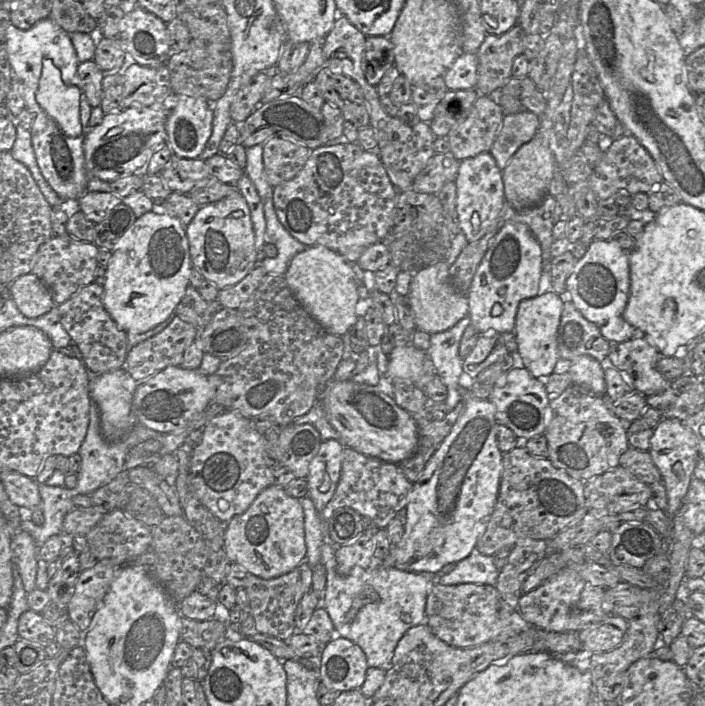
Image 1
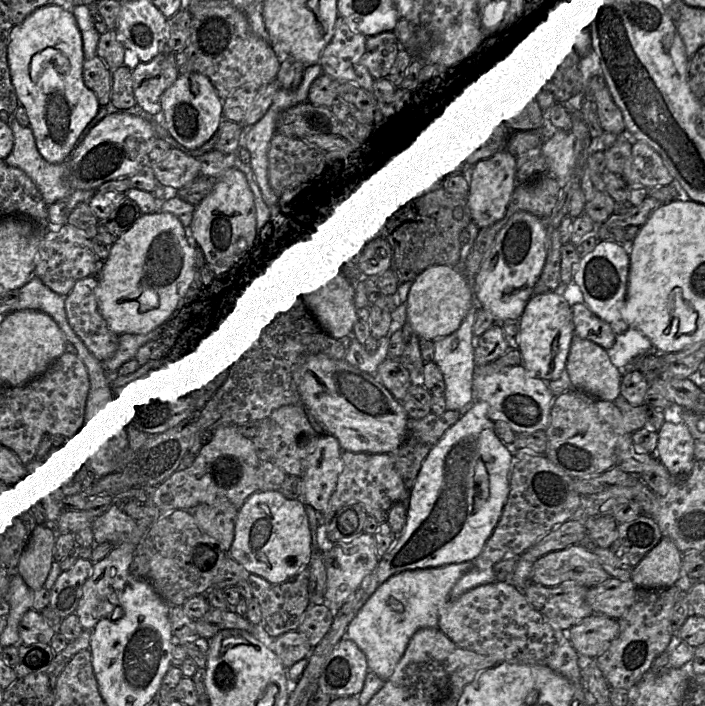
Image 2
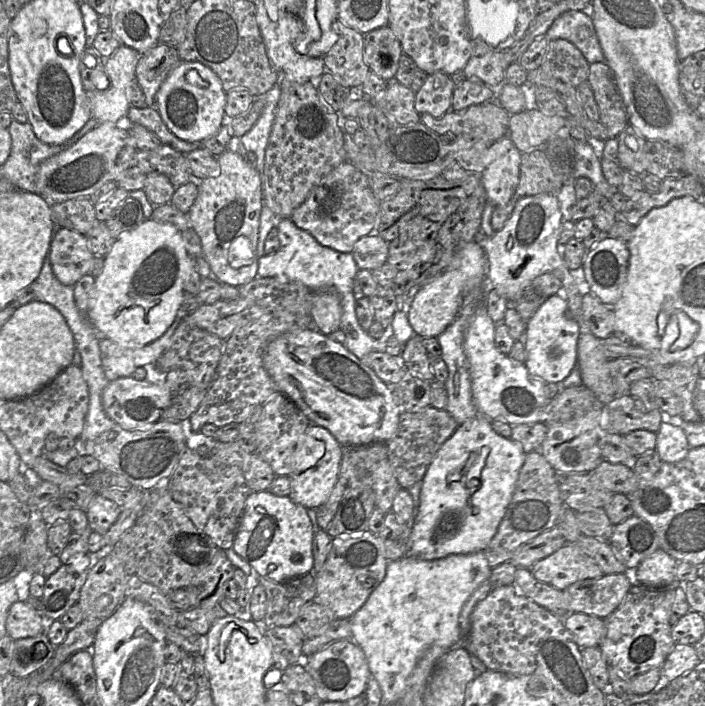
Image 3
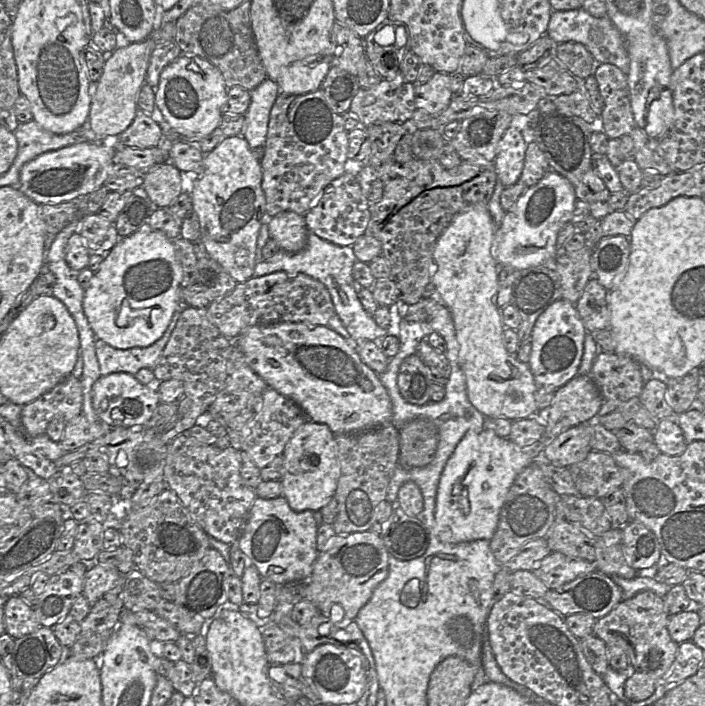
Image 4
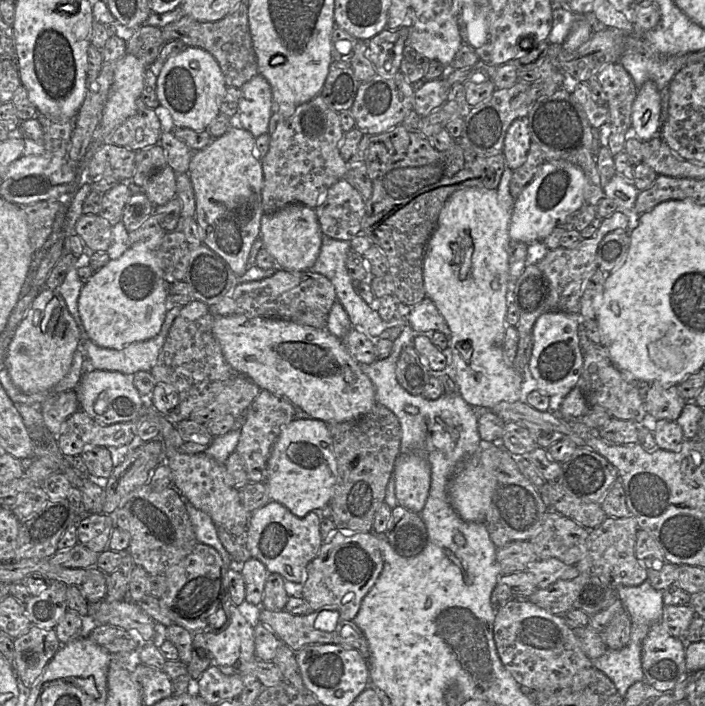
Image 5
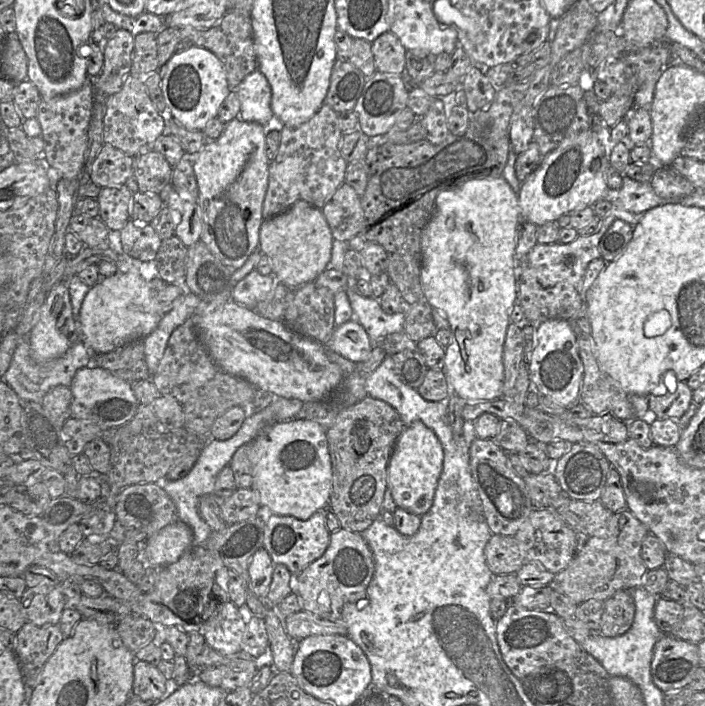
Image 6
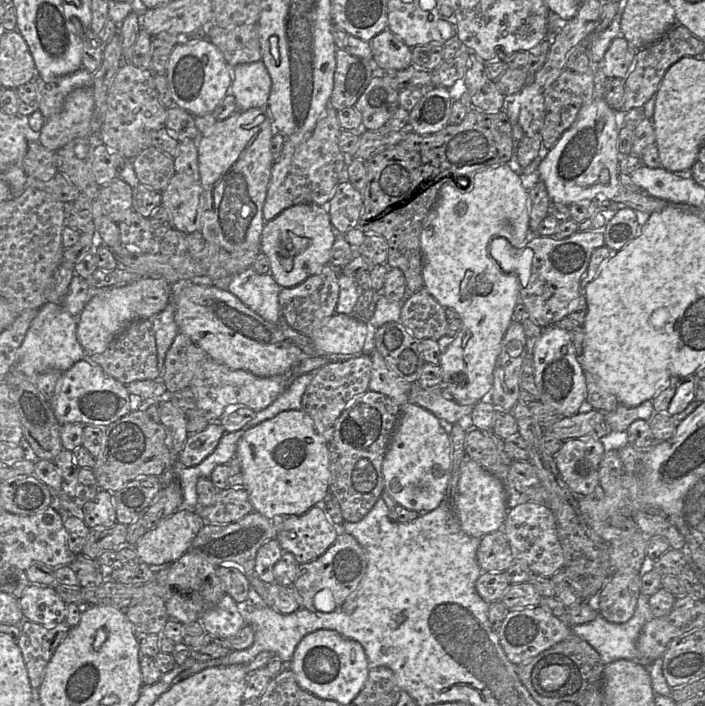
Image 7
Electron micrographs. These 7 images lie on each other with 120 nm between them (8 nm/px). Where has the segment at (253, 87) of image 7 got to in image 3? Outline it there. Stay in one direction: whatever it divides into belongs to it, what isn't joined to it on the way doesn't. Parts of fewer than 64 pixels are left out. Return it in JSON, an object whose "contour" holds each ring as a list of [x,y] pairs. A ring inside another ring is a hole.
{"contour":[[[278,83],[275,84],[270,90],[268,90],[262,96],[256,96],[256,97],[262,97],[264,99],[263,110],[256,123],[253,125],[253,127],[247,133],[241,136],[241,141],[245,149],[249,152],[255,153],[256,155],[255,168],[260,174],[262,174],[264,169],[265,151],[271,134],[273,122],[275,119],[275,110],[280,98],[280,94],[281,94],[281,89]]]}

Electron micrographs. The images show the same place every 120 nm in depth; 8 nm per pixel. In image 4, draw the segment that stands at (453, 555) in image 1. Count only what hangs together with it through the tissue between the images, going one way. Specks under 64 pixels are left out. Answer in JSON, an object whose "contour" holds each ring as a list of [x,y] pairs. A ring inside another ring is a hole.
{"contour":[[[492,430],[467,431],[440,476],[435,507],[435,533],[439,540],[448,544],[490,541],[514,480],[524,468],[541,459],[544,448],[538,441],[520,447]]]}

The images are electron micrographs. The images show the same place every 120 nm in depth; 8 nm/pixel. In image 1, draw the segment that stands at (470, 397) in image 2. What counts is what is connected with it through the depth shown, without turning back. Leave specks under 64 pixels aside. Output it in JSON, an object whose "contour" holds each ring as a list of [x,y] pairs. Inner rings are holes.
{"contour":[[[466,316],[450,329],[430,334],[430,346],[426,353],[434,366],[434,371],[447,387],[447,398],[444,402],[447,412],[453,410],[462,400],[459,380],[463,373],[464,359],[459,356],[459,344],[470,323],[470,317]]]}

